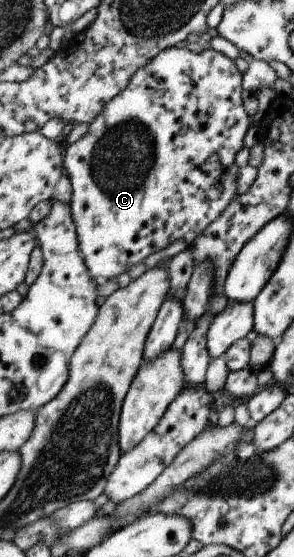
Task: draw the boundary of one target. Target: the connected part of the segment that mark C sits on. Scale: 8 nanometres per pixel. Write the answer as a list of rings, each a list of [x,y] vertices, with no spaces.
[[[178,45],[158,54],[146,67],[134,73],[128,87],[106,104],[101,115],[89,125],[85,136],[68,145],[66,150],[66,171],[71,179],[73,195],[71,207],[74,221],[77,223],[78,239],[81,242],[82,255],[86,257],[86,265],[90,269],[94,281],[99,284],[116,280],[118,275],[130,271],[138,263],[146,261],[152,253],[158,253],[170,243],[186,241],[190,247],[198,236],[216,222],[229,208],[230,203],[238,197],[238,165],[236,155],[244,149],[246,133],[252,125],[250,114],[246,113],[243,100],[243,73],[238,71],[234,60],[219,53],[215,47],[201,48],[198,53],[187,49],[186,45]]]

